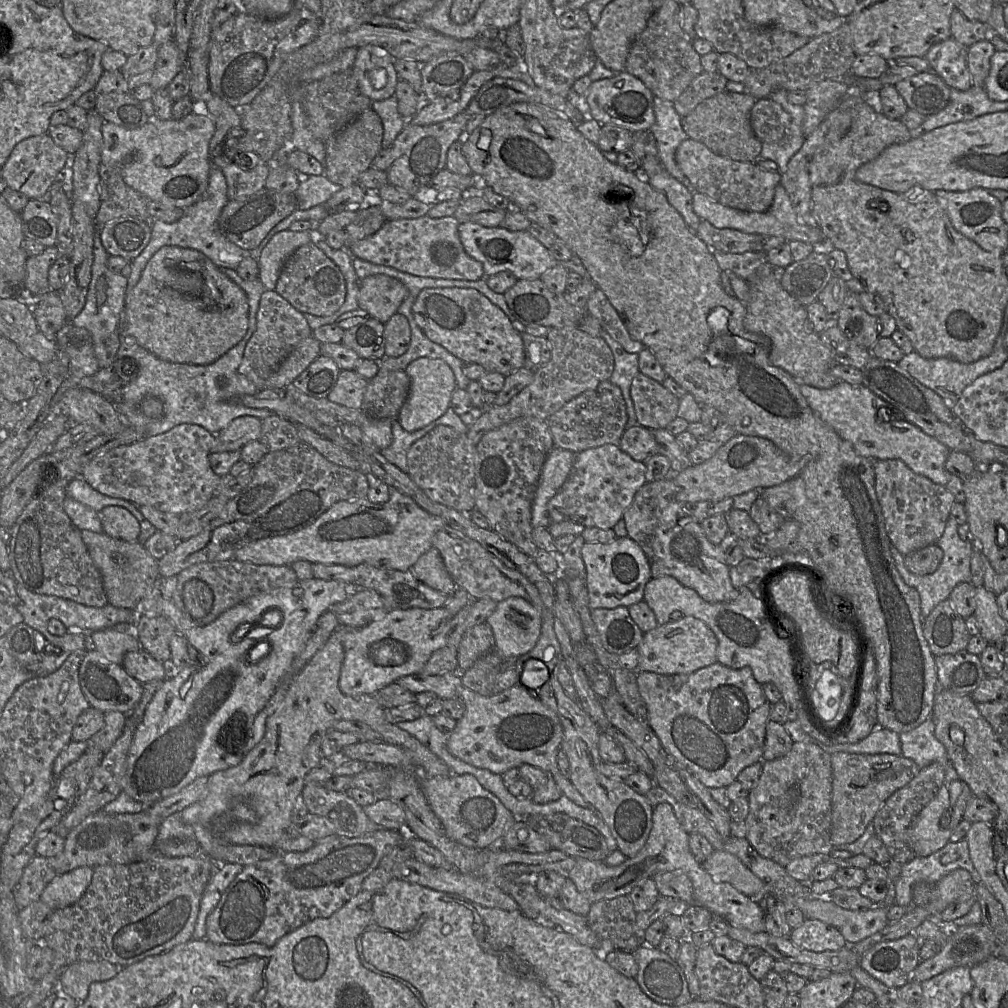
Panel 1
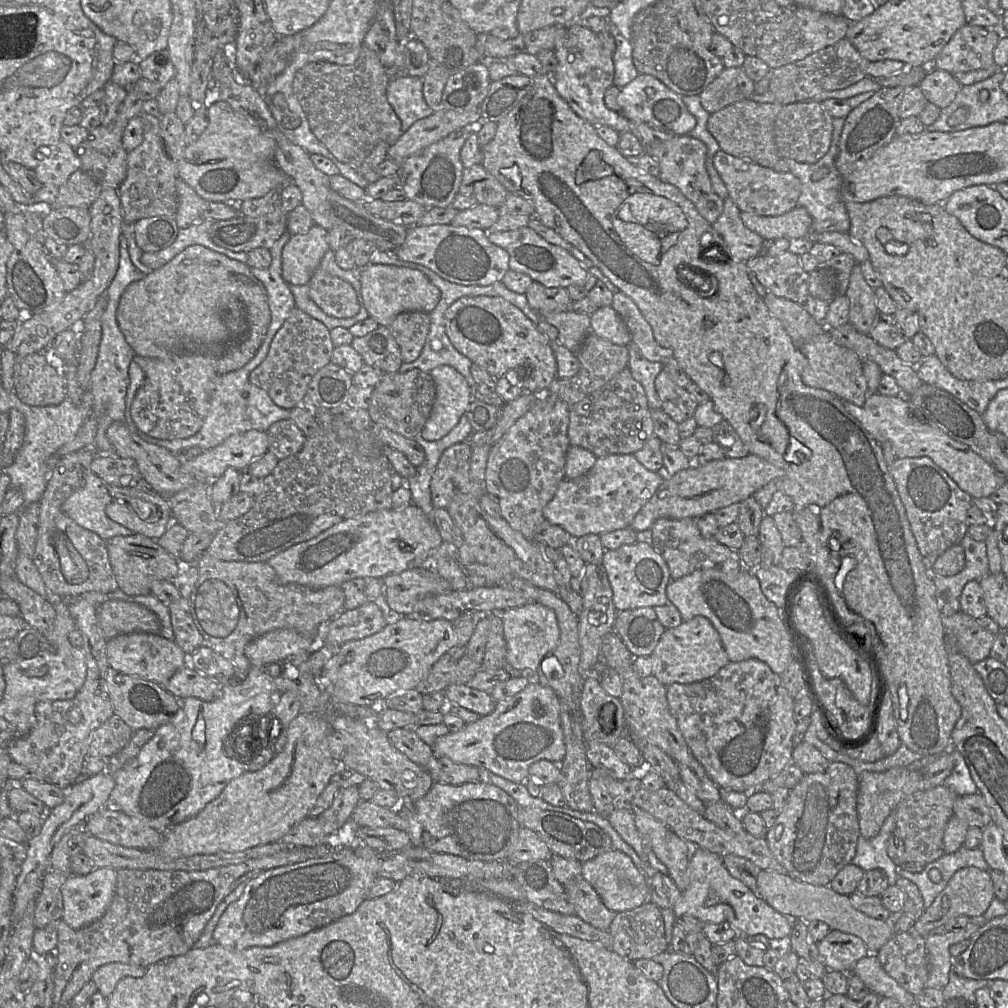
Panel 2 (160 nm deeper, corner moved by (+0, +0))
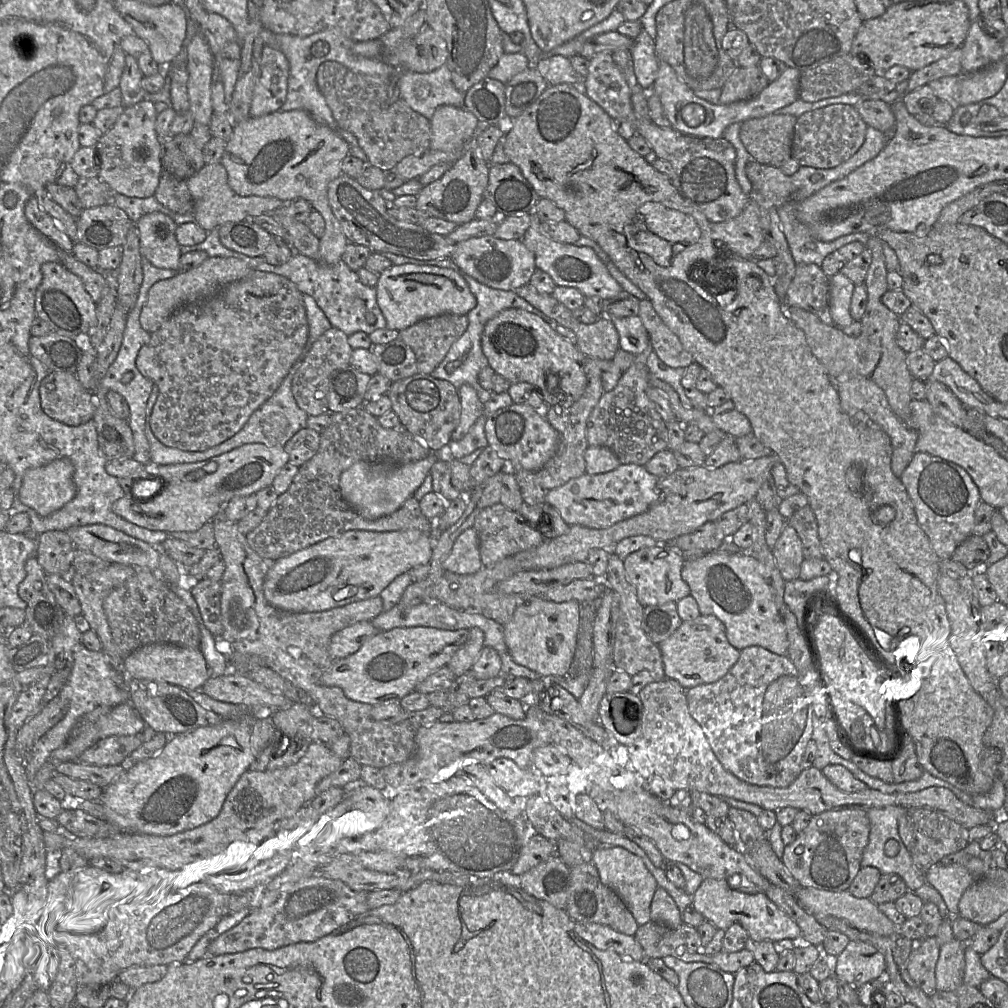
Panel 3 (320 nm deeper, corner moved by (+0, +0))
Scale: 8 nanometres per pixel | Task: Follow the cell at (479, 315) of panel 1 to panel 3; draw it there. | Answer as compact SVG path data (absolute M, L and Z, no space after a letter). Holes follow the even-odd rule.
M516 308L501 311L485 324L481 348L496 374L511 383L525 382L538 388L548 405L569 407L586 390L586 356L533 313Z

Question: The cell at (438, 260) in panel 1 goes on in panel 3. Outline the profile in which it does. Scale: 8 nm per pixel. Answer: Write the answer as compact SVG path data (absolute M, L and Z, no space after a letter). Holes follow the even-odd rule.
M495 236L471 238L455 244L450 259L462 275L498 290L515 292L516 289L528 285L537 270L534 253L521 240L503 240Z

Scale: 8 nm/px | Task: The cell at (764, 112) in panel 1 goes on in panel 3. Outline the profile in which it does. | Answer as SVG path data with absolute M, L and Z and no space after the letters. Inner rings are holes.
M833 104L804 113L796 119L791 158L801 166L834 168L849 160L863 145L868 125L852 105Z

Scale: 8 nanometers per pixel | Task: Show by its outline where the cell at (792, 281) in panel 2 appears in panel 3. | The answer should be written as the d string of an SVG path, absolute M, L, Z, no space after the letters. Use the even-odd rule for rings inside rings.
M816 264L797 265L786 292L786 304L807 310L826 324L834 324L829 307L829 280Z

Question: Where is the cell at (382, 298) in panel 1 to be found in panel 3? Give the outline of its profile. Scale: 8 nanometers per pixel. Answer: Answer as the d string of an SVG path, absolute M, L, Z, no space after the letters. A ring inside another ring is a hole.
M393 265L379 274L375 289L377 303L386 319L387 328L397 331L427 318L467 315L477 304L460 272L436 266Z

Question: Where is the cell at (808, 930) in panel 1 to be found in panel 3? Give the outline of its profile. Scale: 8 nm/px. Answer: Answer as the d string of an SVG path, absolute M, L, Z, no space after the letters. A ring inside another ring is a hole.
M851 941L833 960L833 973L838 981L854 987L885 976L886 963L883 954L873 945Z

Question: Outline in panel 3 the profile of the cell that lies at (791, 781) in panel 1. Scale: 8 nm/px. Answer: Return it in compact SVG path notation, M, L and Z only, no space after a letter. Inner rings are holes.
M846 805L813 815L795 841L785 845L781 860L802 887L848 890L861 868L862 853L868 843L870 824L867 809Z

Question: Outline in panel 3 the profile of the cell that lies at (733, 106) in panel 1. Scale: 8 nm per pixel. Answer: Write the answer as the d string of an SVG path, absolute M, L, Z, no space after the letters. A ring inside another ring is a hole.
M774 113L740 123L739 137L751 160L780 168L791 159L796 119Z

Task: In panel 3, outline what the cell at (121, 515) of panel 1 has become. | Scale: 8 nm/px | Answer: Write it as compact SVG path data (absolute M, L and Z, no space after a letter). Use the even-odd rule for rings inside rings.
M261 443L245 444L229 452L210 459L181 463L146 466L162 481L162 488L152 498L140 501L137 497L123 497L113 505L113 511L137 526L166 533L196 531L211 522L224 511L227 503L238 496L248 496L272 486L279 470L289 462L289 455L281 446L268 446ZM209 463L217 463L218 468L198 480L192 476Z

